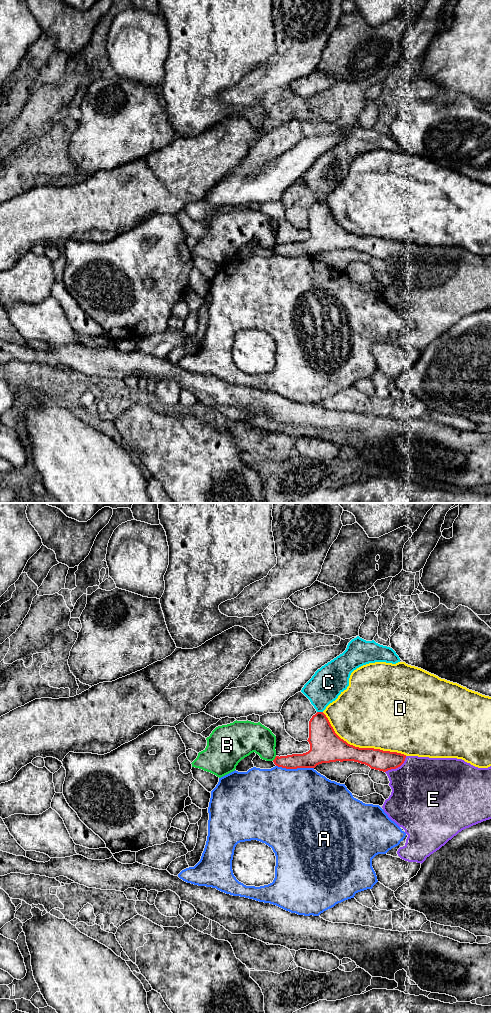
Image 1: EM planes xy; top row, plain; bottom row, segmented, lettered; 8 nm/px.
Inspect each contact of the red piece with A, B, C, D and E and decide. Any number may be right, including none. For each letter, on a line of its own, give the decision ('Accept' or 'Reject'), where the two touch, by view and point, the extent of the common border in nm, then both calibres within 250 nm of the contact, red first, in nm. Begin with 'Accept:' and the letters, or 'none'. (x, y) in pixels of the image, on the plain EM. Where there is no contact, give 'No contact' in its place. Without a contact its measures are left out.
Accept: none
A: Reject. Touches red at xy (295, 256). Shared border 300 nm. Thickness 190 nm (red) against 500 nm
B: Reject. Touches red at xy (275, 246). Shared border 50 nm. Thickness 130 nm (red) against 240 nm
C: Reject. Touches red at xy (320, 200). Shared border 50 nm. Thickness 240 nm (red) against 260 nm
D: Reject. Touches red at xy (361, 236). Shared border 750 nm. Thickness 220 nm (red) against 480 nm
E: Reject. Touches red at xy (397, 255). Shared border 220 nm. Thickness 170 nm (red) against 480 nm

